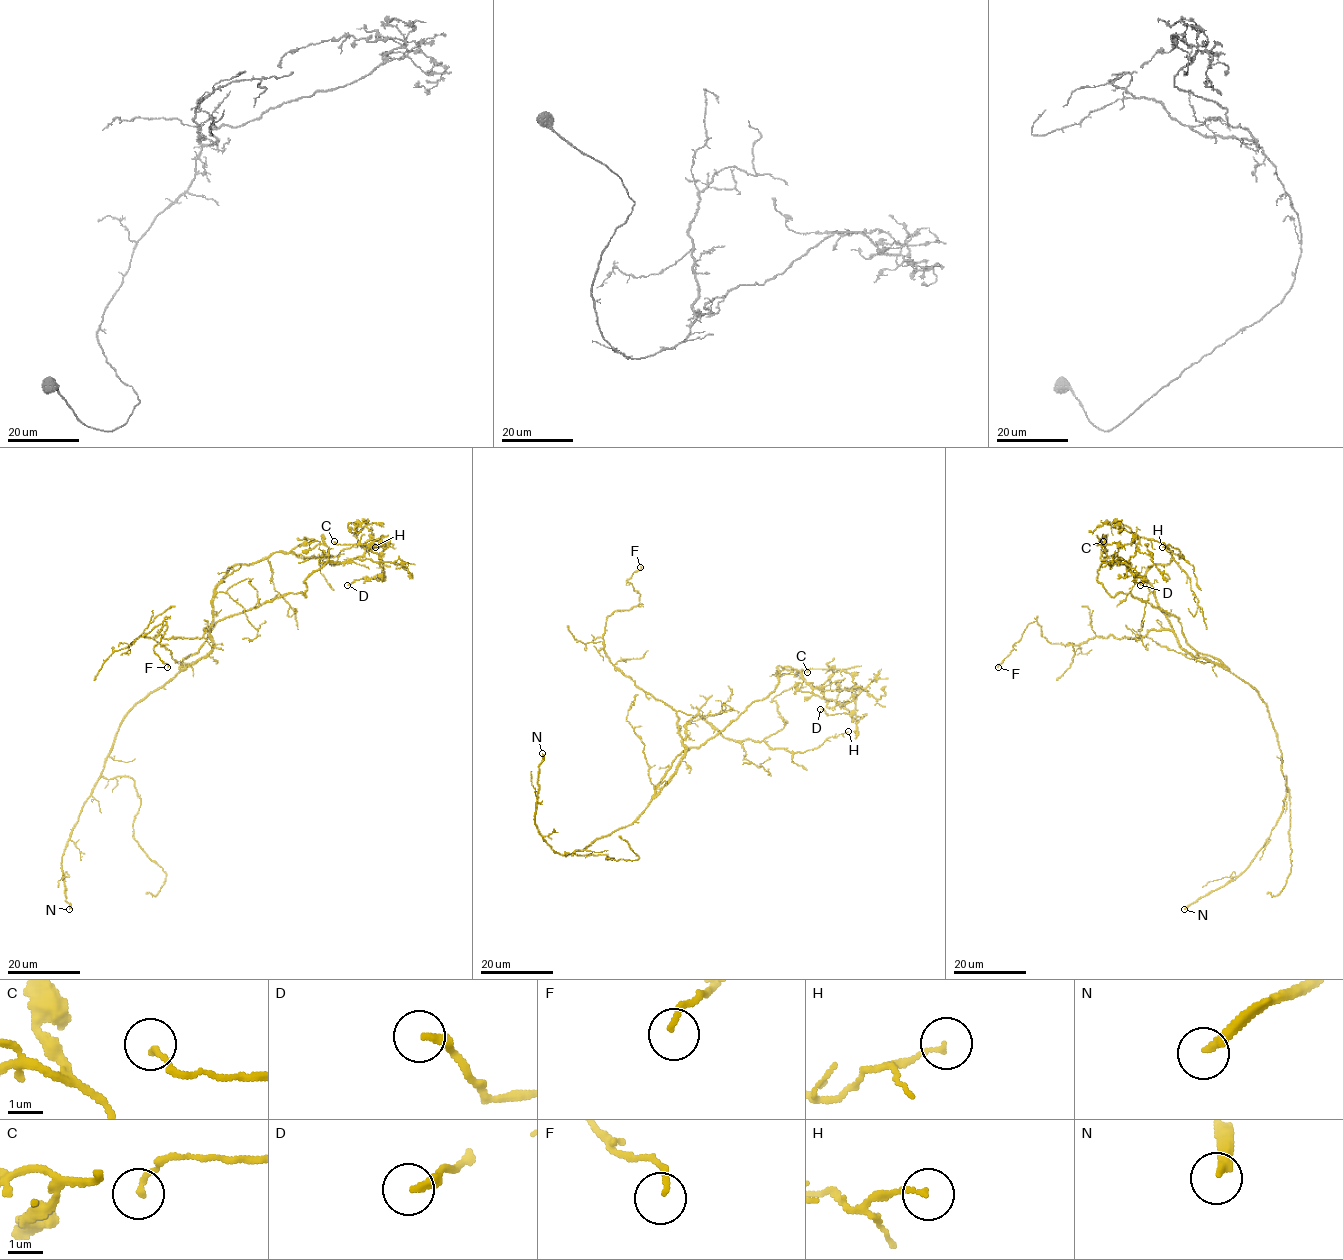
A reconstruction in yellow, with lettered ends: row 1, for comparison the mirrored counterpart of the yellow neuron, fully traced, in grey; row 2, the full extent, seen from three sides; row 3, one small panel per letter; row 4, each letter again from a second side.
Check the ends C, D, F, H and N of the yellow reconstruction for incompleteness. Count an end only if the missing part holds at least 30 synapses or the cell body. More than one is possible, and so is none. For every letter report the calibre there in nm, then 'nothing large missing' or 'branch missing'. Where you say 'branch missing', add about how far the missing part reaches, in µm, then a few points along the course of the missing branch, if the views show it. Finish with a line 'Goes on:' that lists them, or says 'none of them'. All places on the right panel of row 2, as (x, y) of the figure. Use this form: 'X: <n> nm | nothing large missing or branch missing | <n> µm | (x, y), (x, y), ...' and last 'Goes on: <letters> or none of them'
C: 160 nm | nothing large missing
D: 260 nm | nothing large missing
F: 150 nm | nothing large missing
H: 130 nm | nothing large missing
N: 260 nm | branch missing | 70 µm
Goes on: N

